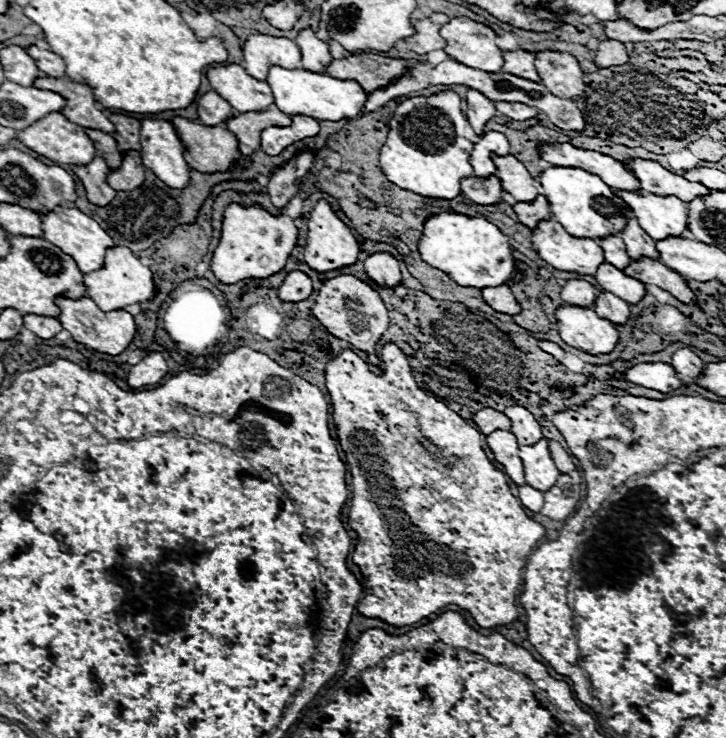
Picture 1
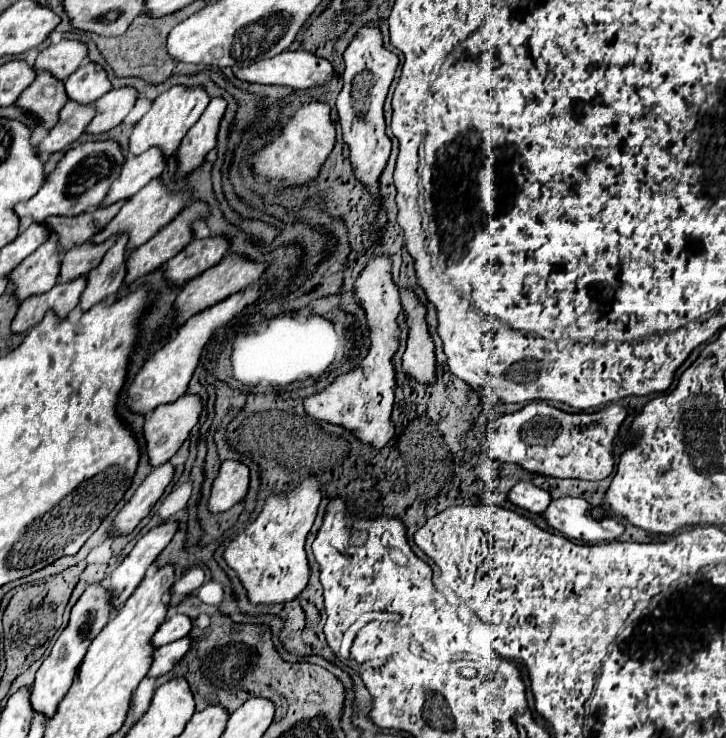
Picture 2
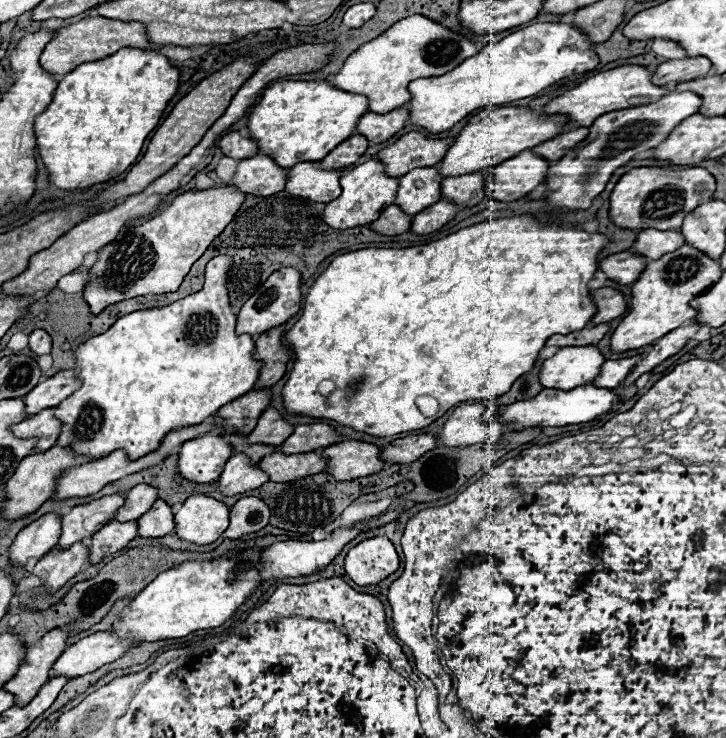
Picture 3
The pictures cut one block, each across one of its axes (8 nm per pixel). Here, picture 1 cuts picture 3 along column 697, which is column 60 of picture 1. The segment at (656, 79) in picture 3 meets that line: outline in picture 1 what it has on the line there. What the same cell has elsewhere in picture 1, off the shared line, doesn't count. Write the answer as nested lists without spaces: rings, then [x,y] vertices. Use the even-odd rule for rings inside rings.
[[[36,46],[28,48],[28,54],[34,58],[36,66],[38,66],[44,74],[48,74],[48,76],[52,76],[52,78],[64,78],[64,76],[66,76],[66,64],[64,64],[64,60],[62,60],[58,54],[54,54],[54,52],[50,52],[50,50],[40,50],[40,48],[36,48]]]

